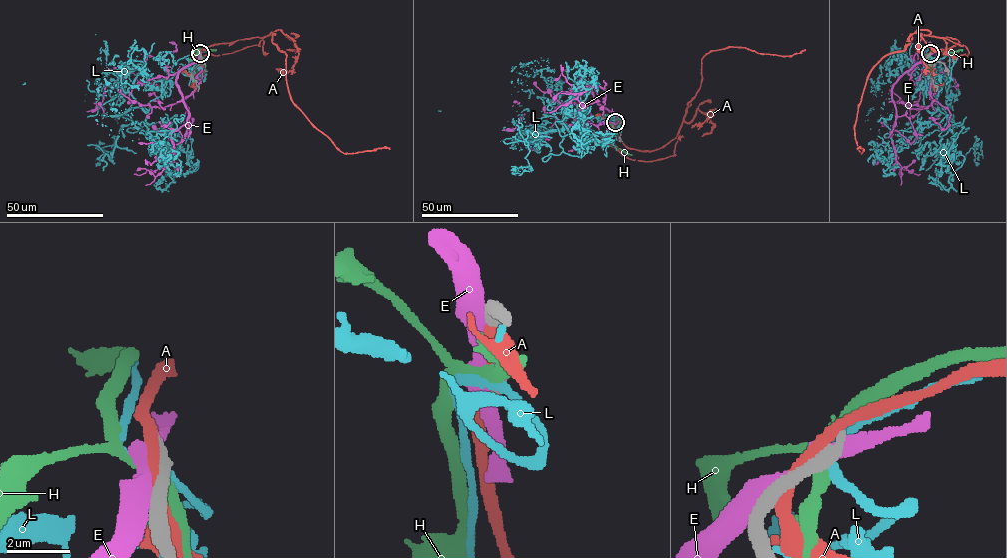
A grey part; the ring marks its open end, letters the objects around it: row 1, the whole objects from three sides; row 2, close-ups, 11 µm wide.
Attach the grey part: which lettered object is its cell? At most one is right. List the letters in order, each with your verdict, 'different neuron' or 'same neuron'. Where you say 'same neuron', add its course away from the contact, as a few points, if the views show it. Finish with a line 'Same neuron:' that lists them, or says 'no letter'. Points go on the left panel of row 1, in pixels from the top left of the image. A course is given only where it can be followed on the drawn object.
A: different neuron
E: different neuron
H: different neuron
L: different neuron
Same neuron: no letter

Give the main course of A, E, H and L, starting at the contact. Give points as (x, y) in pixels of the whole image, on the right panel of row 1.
A: (927, 56), (958, 41), (912, 33), (903, 50), (872, 69), (854, 129), (863, 150), (857, 149)
E: (929, 54), (908, 74), (914, 83), (943, 73), (922, 69), (925, 91), (937, 110), (913, 124)
H: (928, 56), (937, 48), (954, 52), (962, 50)
L: (929, 55), (950, 55), (928, 75), (934, 111), (905, 51), (893, 45), (881, 64), (871, 91), (888, 141)

